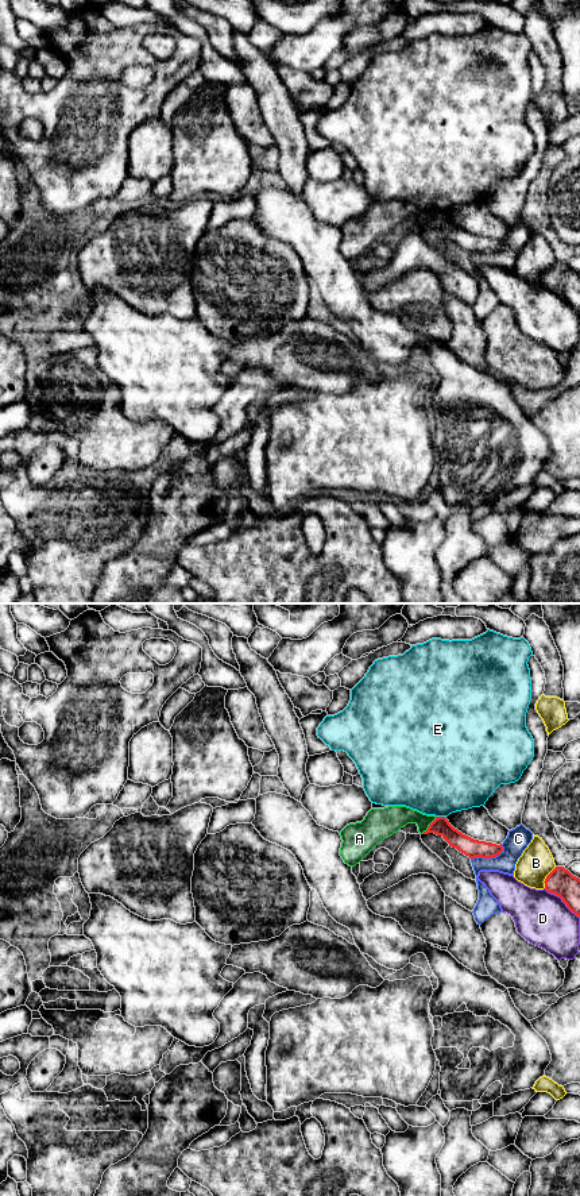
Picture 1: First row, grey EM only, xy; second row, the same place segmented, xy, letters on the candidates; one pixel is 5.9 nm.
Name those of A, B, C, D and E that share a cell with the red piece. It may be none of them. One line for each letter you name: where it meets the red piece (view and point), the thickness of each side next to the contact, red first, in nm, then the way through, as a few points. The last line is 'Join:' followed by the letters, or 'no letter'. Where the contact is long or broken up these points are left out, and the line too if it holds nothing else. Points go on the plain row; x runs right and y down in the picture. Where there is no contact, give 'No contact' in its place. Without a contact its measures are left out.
Join: no letter

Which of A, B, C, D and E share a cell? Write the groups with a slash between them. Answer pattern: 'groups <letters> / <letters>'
groups A / B / C / D / E

